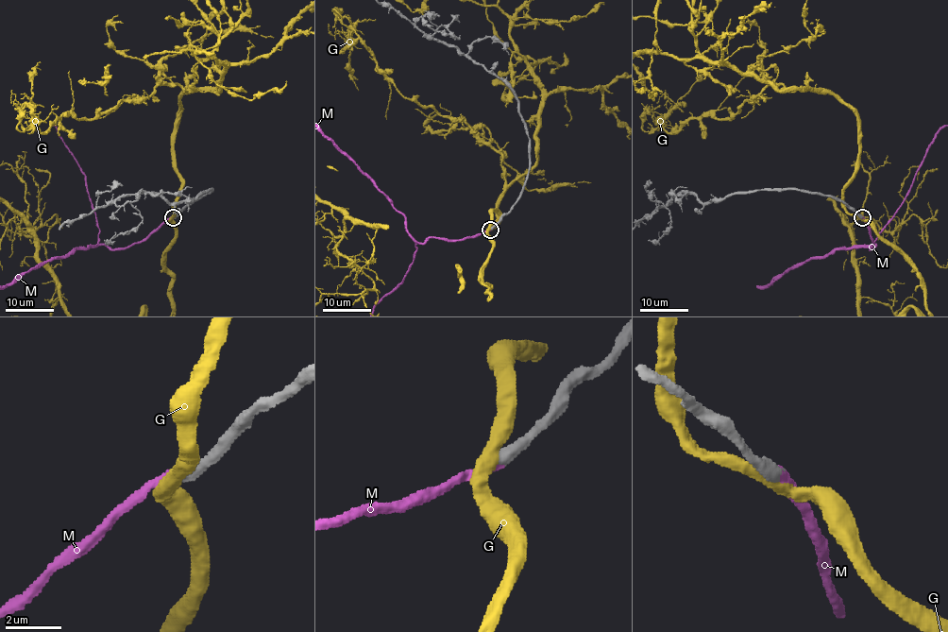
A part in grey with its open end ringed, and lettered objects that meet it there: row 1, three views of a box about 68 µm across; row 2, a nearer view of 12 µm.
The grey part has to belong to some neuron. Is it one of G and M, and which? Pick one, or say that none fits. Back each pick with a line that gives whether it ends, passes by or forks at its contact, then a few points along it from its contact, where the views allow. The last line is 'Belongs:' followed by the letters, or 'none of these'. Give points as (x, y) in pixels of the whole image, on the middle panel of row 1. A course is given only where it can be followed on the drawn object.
M: it ends
Belongs: M

